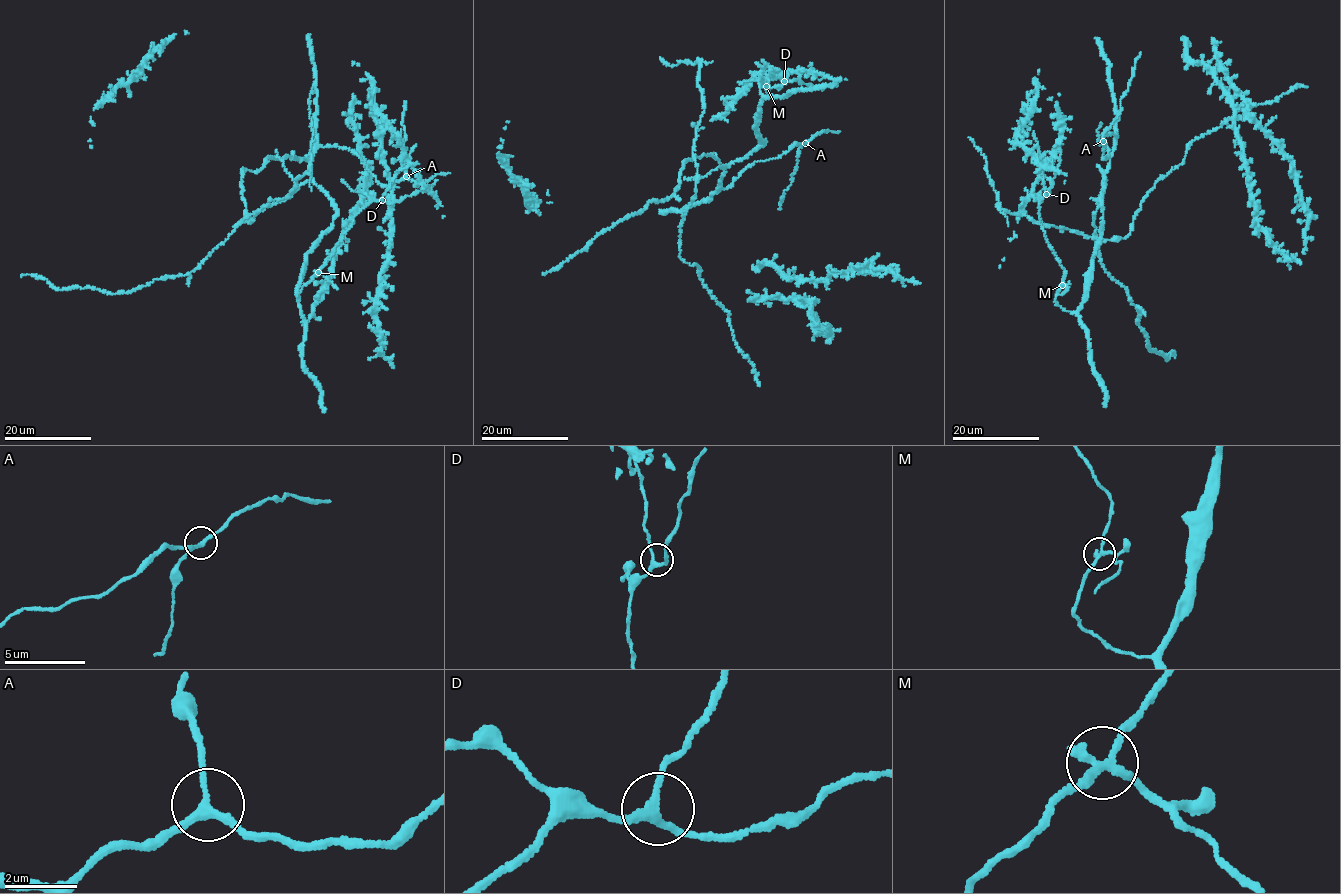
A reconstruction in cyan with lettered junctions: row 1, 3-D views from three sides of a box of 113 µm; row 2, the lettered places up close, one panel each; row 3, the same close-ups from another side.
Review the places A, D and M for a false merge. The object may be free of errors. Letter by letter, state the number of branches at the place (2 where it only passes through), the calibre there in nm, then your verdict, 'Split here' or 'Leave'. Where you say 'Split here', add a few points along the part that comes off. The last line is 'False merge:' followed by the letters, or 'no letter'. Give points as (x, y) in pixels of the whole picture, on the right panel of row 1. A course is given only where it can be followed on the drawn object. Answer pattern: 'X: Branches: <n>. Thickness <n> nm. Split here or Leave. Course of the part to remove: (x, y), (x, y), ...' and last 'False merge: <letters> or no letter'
A: Branches: 3. Thickness 200 nm. Leave
D: Branches: 3. Thickness 190 nm. Leave
M: Branches: 3. Thickness 200 nm. Split here
False merge: M

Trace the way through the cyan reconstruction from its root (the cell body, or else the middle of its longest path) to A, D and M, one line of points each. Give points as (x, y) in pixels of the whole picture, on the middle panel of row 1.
A: (726, 166), (719, 184), (727, 189), (739, 173), (755, 162), (779, 157), (796, 144), (805, 143)
D: (726, 166), (766, 142), (755, 128), (762, 111), (759, 80), (767, 91), (767, 75), (784, 81)
M: (726, 166), (766, 142), (761, 140), (755, 127), (762, 111), (759, 80), (761, 78), (766, 86)

